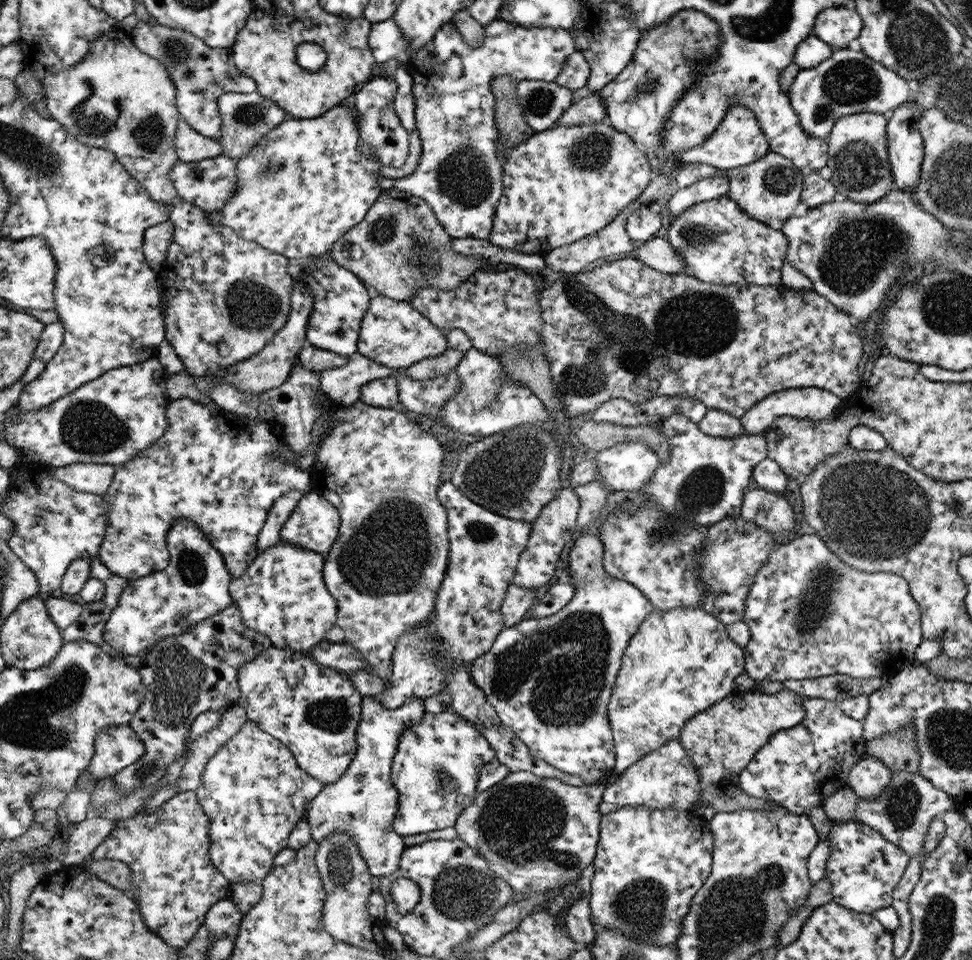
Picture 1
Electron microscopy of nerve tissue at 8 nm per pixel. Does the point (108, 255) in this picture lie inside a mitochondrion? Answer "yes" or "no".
no

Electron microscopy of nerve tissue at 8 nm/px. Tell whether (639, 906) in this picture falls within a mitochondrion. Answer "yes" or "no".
yes

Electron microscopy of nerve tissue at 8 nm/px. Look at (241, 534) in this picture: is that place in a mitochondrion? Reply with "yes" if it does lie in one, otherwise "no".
no

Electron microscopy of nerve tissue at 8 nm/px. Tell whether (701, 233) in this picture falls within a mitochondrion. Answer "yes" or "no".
yes

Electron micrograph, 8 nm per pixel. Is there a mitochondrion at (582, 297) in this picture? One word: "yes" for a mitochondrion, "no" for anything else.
yes

